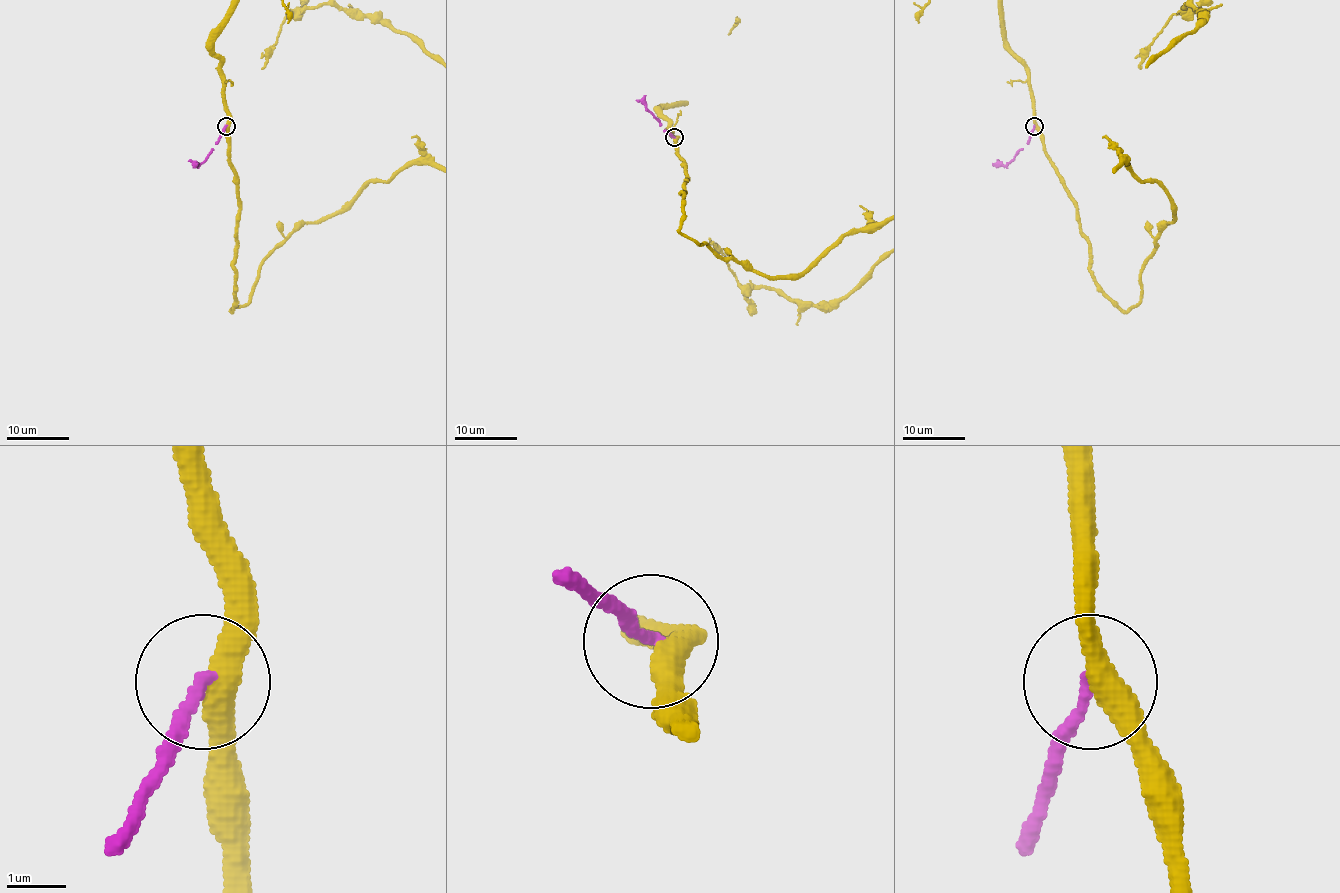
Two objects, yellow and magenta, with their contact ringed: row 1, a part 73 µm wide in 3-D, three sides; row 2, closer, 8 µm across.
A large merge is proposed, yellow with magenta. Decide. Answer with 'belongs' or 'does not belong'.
does not belong

